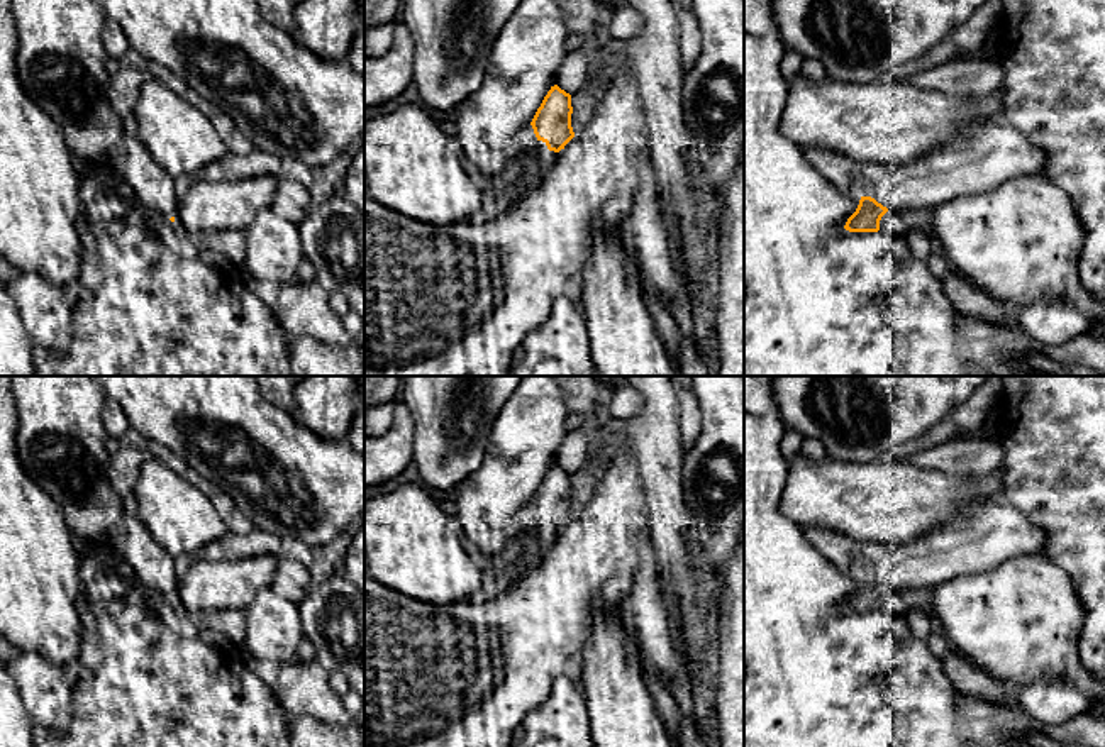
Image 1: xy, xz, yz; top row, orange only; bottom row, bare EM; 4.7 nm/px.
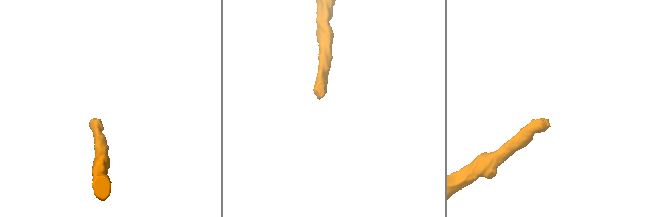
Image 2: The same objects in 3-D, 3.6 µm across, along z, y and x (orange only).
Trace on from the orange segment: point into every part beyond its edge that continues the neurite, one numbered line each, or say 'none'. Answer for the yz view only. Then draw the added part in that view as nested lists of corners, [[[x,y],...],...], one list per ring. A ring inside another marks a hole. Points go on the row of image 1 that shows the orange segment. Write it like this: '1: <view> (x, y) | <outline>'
1: yz (988, 151) | [[[986,113],[966,124],[949,146],[890,169],[868,196],[900,215],[932,212],[956,196],[1039,174],[1046,161],[1047,154],[1005,115]]]

